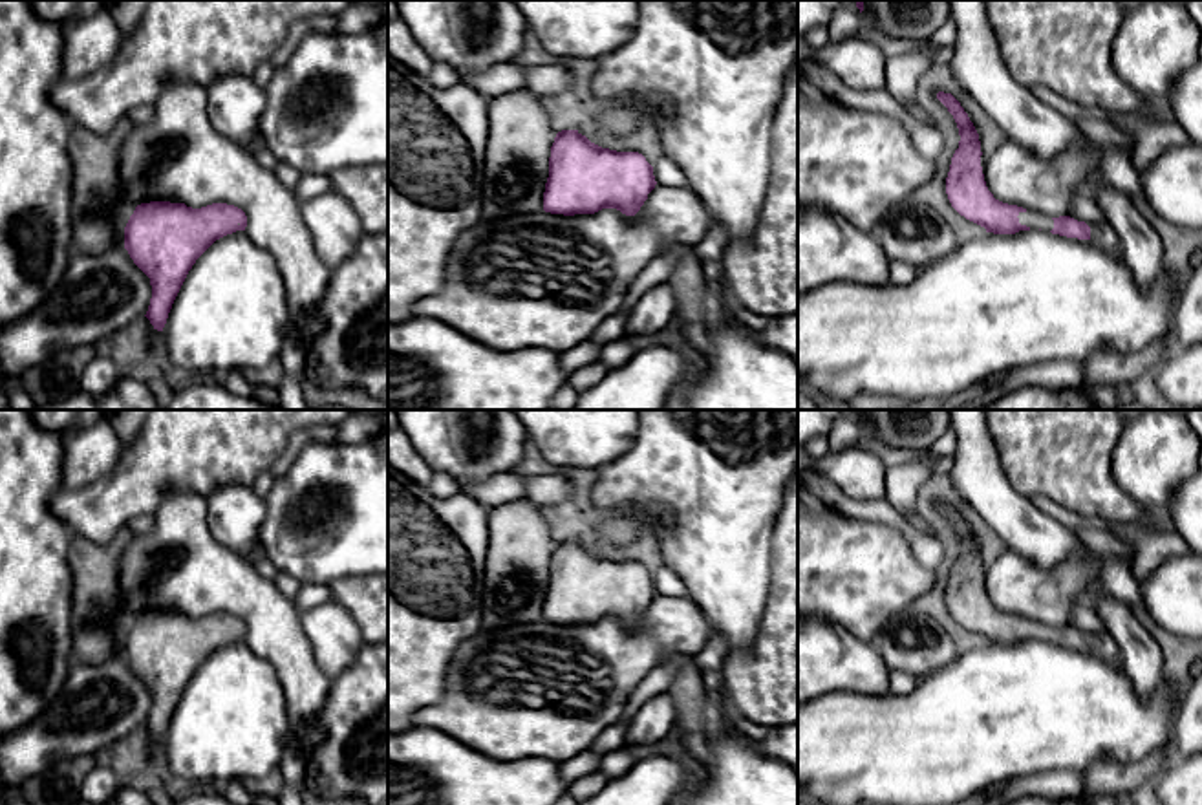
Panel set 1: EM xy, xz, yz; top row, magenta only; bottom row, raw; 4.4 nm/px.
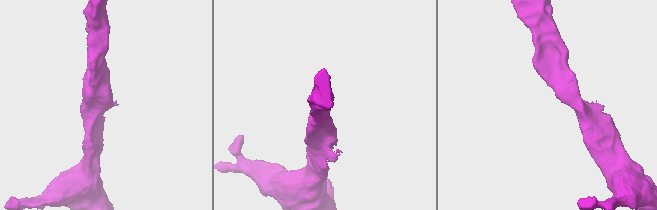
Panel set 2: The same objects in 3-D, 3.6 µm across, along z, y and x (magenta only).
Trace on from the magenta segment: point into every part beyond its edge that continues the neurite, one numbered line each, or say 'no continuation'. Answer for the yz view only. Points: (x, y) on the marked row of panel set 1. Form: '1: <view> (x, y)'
1: yz (1034, 220)

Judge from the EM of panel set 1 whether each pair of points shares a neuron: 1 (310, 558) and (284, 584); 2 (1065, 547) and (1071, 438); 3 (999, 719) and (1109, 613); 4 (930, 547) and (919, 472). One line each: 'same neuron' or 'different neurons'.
1: different neurons
2: different neurons
3: different neurons
4: different neurons

